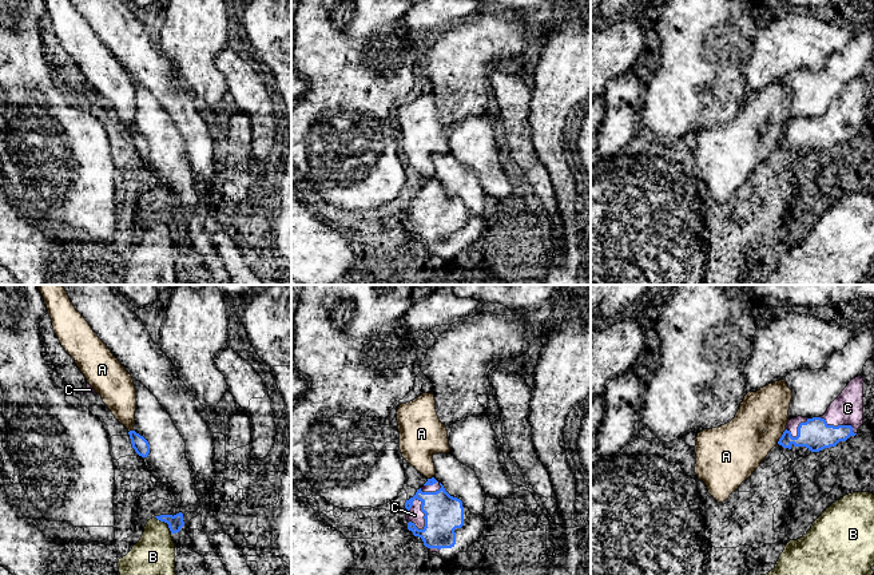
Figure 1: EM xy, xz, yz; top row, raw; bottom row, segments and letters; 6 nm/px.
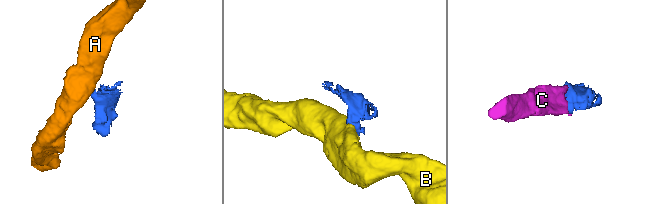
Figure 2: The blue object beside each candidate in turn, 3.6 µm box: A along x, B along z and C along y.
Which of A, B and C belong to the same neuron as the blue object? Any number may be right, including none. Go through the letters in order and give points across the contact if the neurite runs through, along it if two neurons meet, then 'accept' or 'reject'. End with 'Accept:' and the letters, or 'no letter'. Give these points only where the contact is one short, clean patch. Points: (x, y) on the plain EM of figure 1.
A: along yz (786, 130), (777, 143) | reject
B: along xy (155, 217), (165, 222), (171, 233) | reject
C: accept
Accept: C

